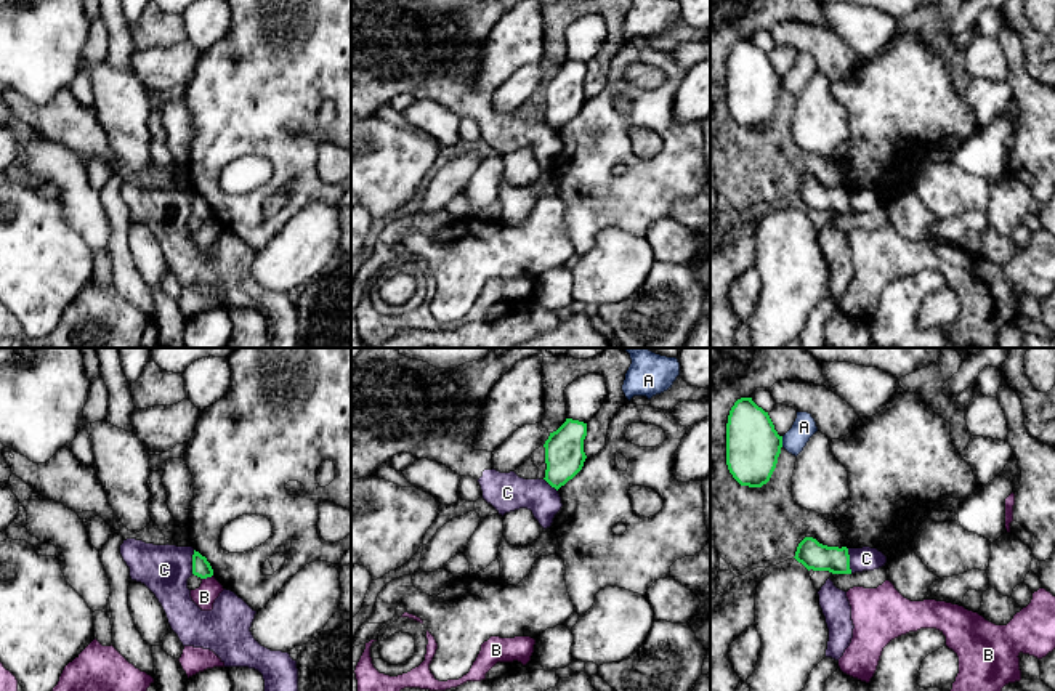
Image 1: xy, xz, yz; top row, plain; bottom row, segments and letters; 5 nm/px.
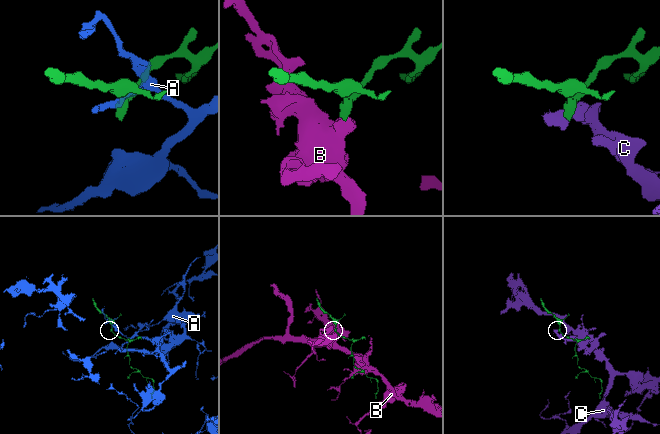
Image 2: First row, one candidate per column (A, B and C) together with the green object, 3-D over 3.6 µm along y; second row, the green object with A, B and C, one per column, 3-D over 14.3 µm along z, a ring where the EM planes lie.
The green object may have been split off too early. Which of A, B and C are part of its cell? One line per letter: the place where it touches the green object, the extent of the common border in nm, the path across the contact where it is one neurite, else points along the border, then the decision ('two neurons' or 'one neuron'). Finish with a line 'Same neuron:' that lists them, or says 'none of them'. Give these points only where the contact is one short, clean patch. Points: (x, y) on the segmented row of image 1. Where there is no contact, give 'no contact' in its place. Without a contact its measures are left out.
A: contact yz (781, 441); length 60 nm; border yz (781, 436), (783, 446); two neurons
B: contact xy (207, 576); length 60 nm; border xy (212, 574), (202, 579); two neurons
C: contact yz (848, 561); length 130 nm; border yz (847, 549), (852, 573); two neurons
Same neuron: none of them

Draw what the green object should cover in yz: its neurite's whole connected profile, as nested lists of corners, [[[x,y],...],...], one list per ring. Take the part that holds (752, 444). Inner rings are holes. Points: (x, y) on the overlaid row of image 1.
[[[741,398],[726,423],[726,465],[741,486],[762,487],[776,468],[782,436],[752,398]]]

